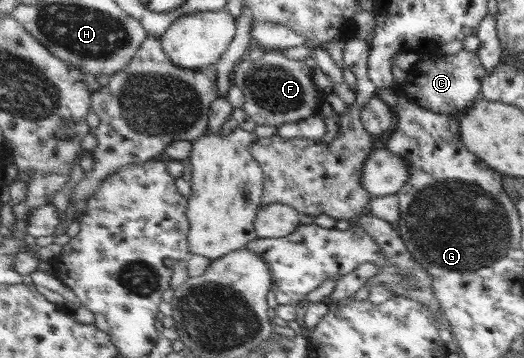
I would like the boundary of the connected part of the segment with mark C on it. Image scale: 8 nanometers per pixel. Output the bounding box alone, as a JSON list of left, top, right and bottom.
[396,49,487,115]

